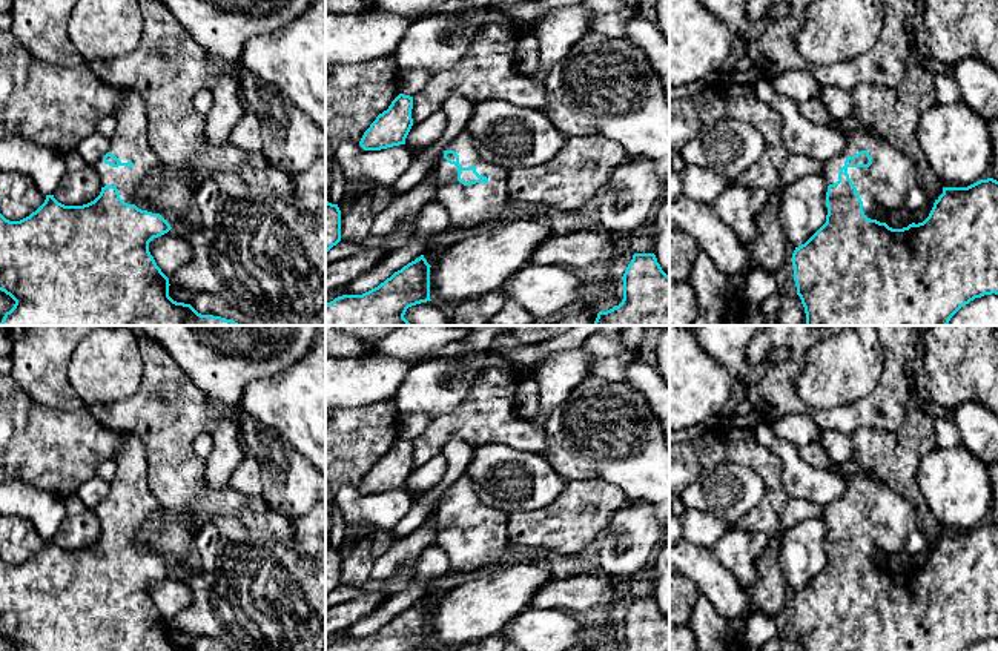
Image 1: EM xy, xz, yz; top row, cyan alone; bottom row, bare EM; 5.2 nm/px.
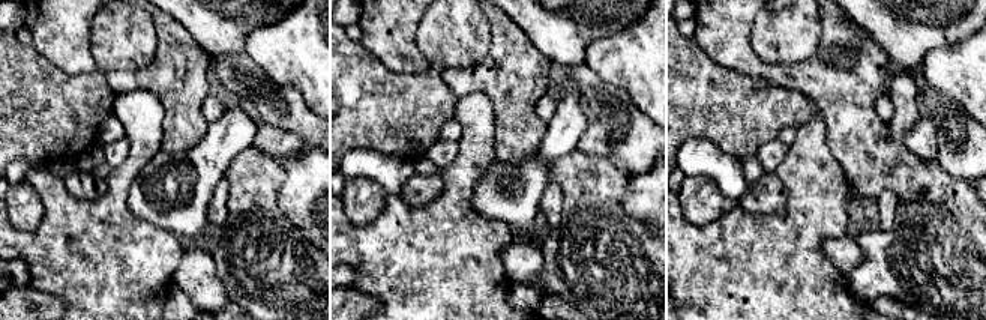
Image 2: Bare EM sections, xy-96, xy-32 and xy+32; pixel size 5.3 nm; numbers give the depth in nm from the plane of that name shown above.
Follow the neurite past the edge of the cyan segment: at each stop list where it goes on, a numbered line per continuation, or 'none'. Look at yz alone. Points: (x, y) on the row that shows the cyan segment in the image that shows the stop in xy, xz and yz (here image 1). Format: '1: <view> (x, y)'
1: yz (885, 185)

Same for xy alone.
1: xy (129, 142)

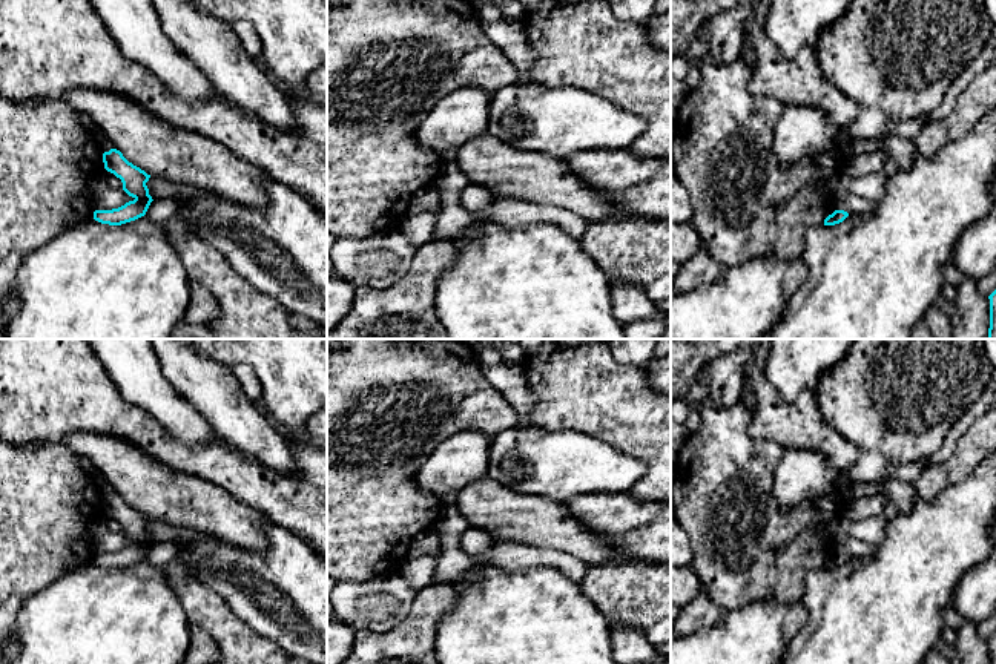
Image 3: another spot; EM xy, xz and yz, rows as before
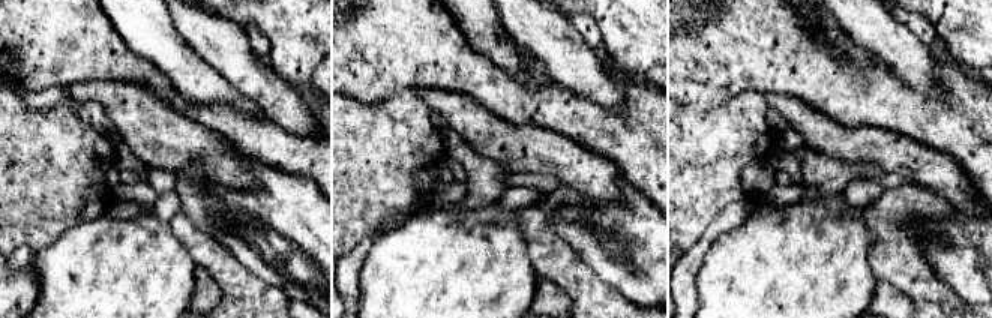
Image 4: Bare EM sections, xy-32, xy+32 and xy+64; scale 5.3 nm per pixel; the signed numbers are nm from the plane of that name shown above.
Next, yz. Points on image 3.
none

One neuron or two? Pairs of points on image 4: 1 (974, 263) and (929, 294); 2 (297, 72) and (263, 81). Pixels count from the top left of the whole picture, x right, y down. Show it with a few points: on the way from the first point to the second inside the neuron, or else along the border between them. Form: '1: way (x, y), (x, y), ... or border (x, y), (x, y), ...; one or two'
1: border (923, 255), (932, 270), (970, 302); two
2: border (266, 60), (288, 84), (308, 90); two

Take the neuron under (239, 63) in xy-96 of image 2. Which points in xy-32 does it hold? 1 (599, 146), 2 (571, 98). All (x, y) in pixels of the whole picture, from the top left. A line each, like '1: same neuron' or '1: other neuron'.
1: other neuron
2: other neuron

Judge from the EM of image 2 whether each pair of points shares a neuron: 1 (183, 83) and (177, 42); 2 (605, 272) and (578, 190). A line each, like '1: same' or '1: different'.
1: same
2: same

